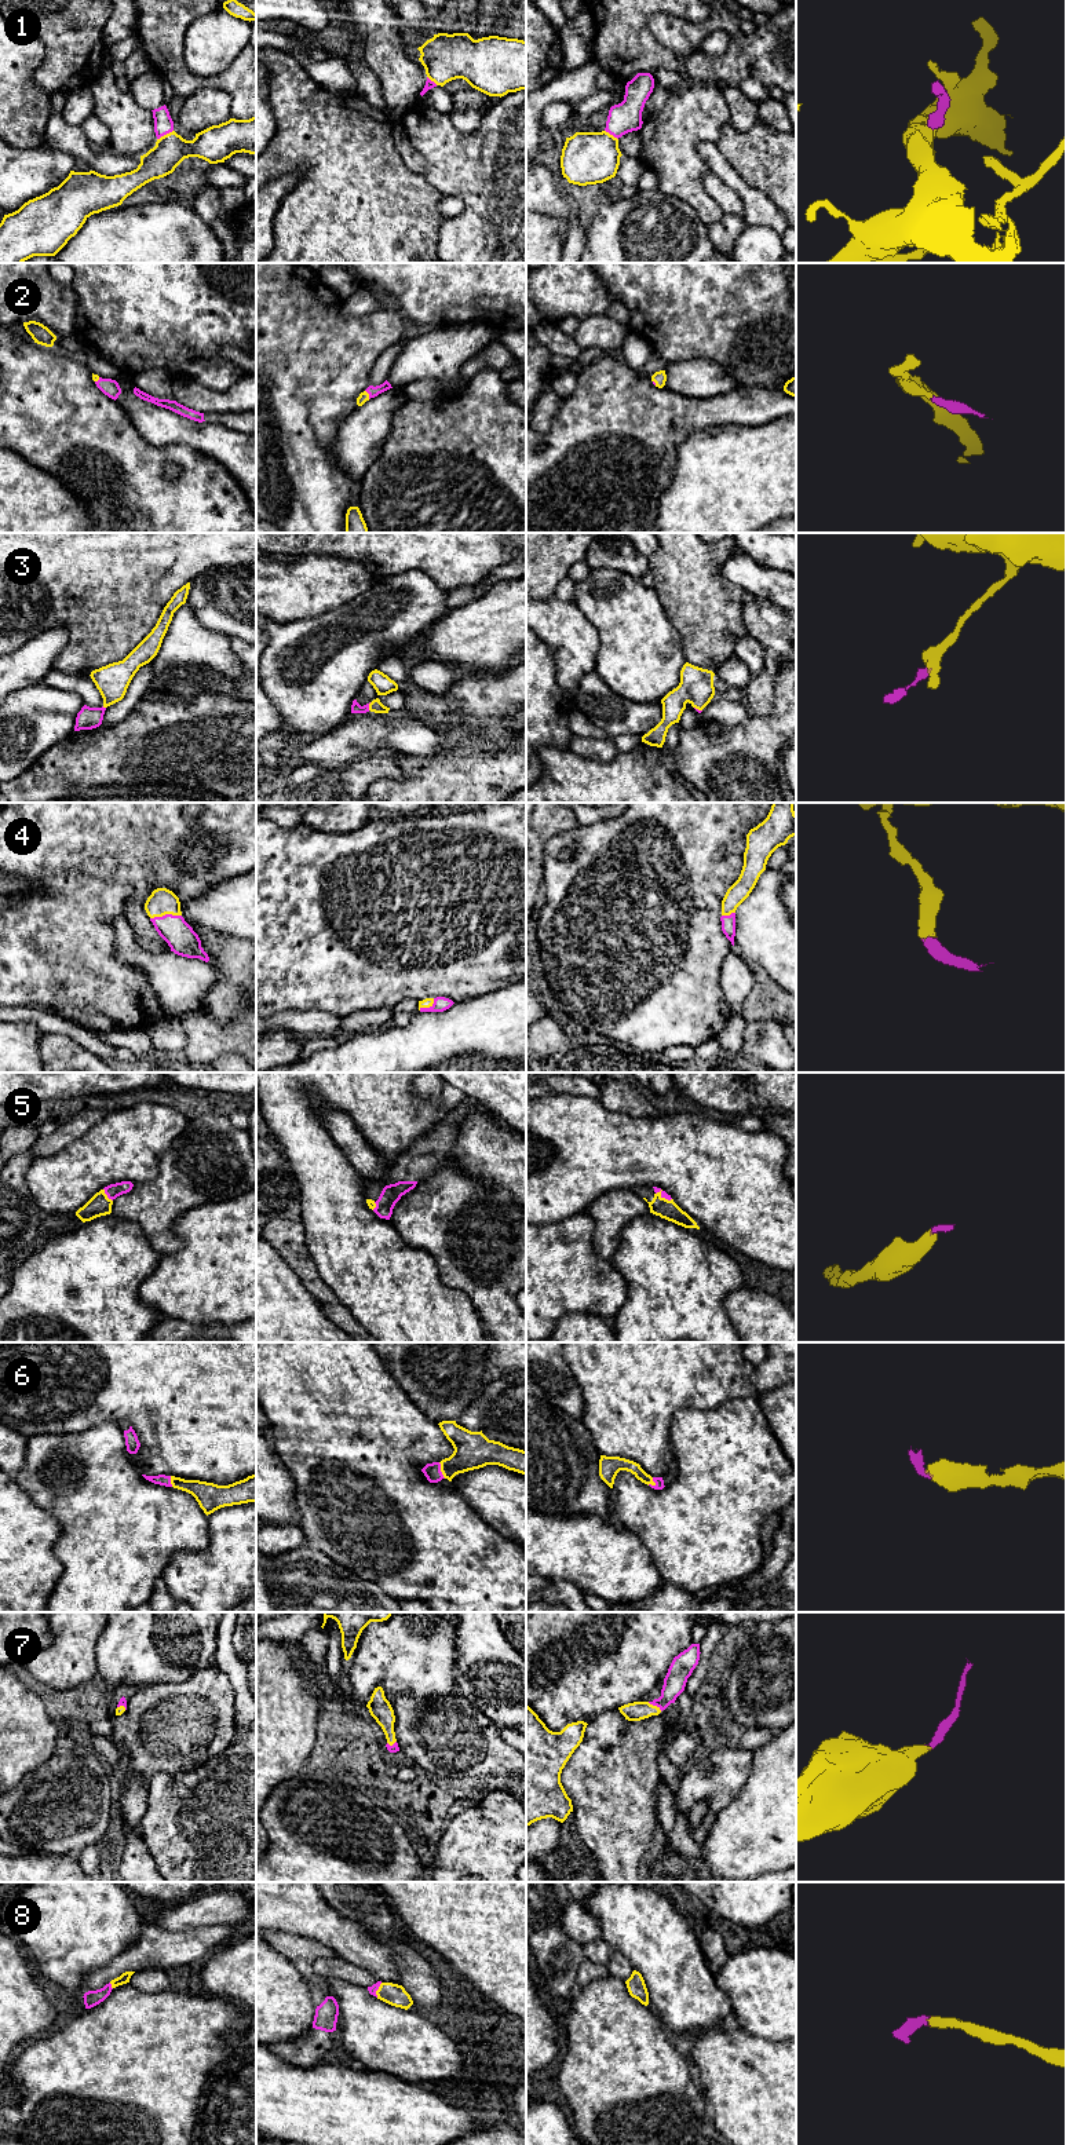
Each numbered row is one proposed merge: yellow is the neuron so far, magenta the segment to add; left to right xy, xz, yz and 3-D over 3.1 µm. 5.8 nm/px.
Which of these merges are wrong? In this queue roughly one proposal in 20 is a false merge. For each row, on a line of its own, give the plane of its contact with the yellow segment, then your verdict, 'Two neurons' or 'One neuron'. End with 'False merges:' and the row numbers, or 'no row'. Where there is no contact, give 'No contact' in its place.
1: Touches yellow in xy. One neuron
2: Touches yellow in xz. One neuron
3: Touches yellow in xz. One neuron
4: Touches yellow in xy. One neuron
5: Touches yellow in xy. One neuron
6: Touches yellow in xz. One neuron
7: Touches yellow in yz. One neuron
8: Touches yellow in xy. One neuron
False merges: no row

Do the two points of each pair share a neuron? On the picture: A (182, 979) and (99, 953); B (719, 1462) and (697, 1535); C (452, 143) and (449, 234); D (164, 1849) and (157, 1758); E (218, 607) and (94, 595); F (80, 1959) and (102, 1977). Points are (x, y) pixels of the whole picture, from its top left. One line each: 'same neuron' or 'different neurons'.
A: different neurons
B: same neuron
C: same neuron
D: different neurons
E: different neurons
F: different neurons

